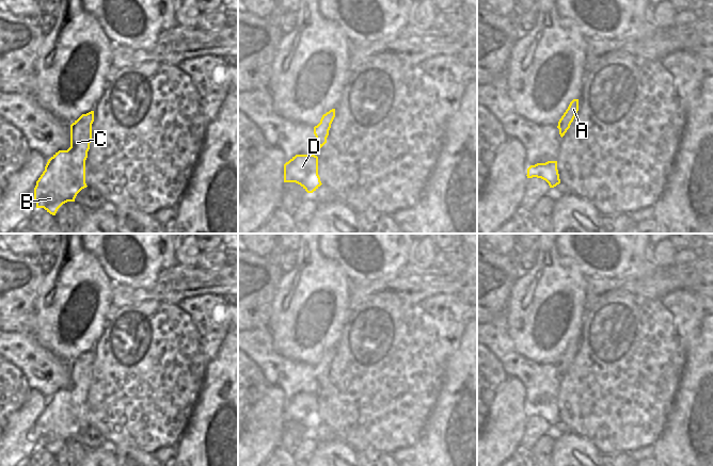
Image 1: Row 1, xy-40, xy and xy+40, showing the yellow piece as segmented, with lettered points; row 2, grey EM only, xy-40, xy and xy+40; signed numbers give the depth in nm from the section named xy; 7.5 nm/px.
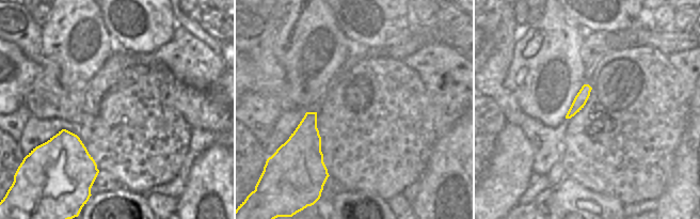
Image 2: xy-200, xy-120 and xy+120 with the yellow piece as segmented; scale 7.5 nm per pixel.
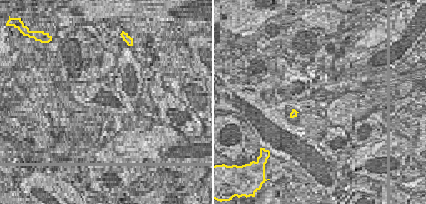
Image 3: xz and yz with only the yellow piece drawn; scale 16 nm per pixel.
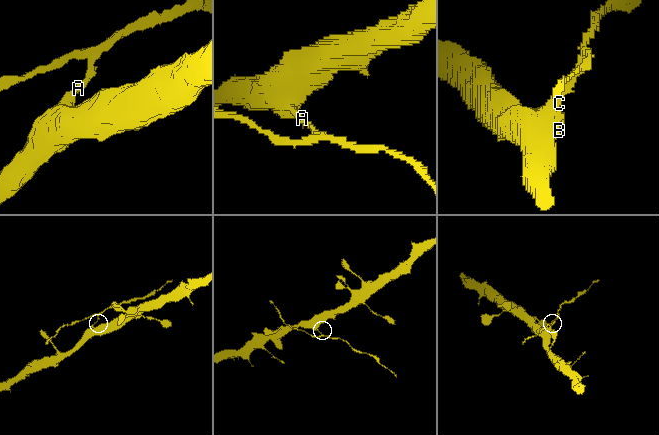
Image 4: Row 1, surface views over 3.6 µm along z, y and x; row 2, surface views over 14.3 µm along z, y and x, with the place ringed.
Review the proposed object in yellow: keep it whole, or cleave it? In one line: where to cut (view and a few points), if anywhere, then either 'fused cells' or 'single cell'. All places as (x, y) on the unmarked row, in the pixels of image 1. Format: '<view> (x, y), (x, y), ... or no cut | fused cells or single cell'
xy-40 (79, 356), (81, 366), (91, 376) | fused cells

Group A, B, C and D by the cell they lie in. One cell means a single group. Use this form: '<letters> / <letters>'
A / B C D

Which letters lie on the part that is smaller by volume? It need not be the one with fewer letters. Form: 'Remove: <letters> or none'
Remove: A

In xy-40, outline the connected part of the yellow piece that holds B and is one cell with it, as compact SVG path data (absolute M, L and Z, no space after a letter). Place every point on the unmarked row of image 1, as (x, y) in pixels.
M78 357L70 364L70 386L67 389L59 389L47 401L45 409L36 420L34 427L34 439L36 447L44 447L56 454L58 448L67 440L75 440L77 433L85 422L85 399L90 388L92 376L81 367L81 358Z

